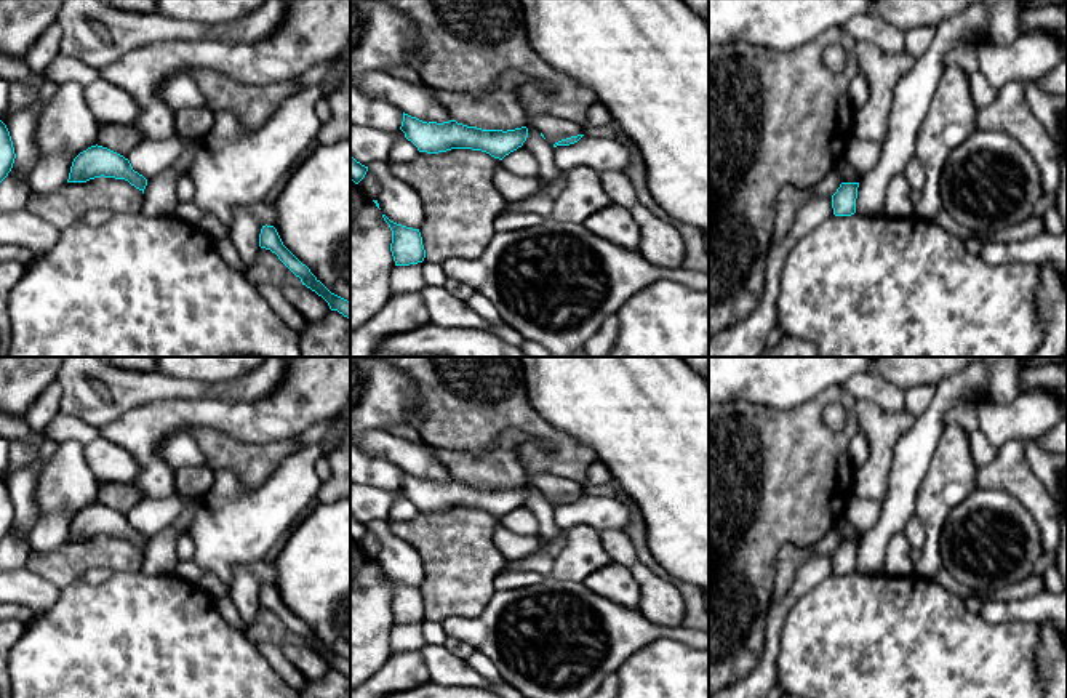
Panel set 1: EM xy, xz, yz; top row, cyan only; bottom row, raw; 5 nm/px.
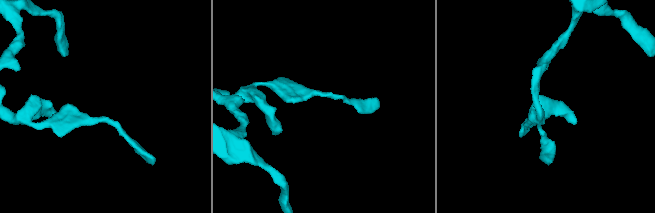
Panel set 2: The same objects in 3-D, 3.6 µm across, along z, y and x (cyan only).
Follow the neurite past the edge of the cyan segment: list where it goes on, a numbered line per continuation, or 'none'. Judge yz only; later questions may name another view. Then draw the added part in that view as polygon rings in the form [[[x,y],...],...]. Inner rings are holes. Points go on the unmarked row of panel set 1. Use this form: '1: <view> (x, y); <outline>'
none

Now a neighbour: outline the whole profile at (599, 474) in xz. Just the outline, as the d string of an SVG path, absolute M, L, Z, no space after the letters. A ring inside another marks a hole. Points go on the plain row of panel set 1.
M597 461L589 469L587 480L585 480L584 487L600 487L600 485L605 485L609 482L613 482L611 472L608 471L608 467L601 461Z

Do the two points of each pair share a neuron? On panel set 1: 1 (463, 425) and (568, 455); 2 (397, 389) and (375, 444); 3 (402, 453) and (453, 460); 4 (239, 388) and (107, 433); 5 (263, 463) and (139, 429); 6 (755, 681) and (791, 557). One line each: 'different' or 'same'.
1: same
2: different
3: different
4: different
5: different
6: different

